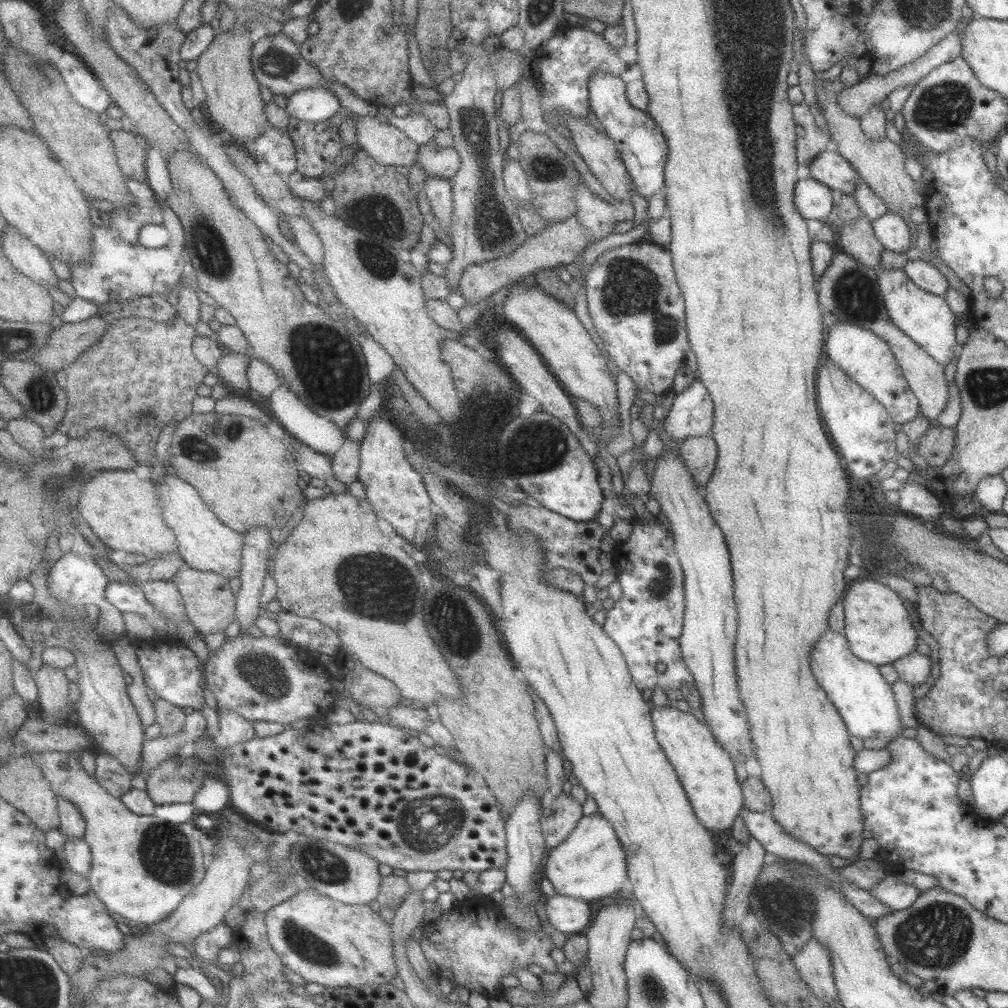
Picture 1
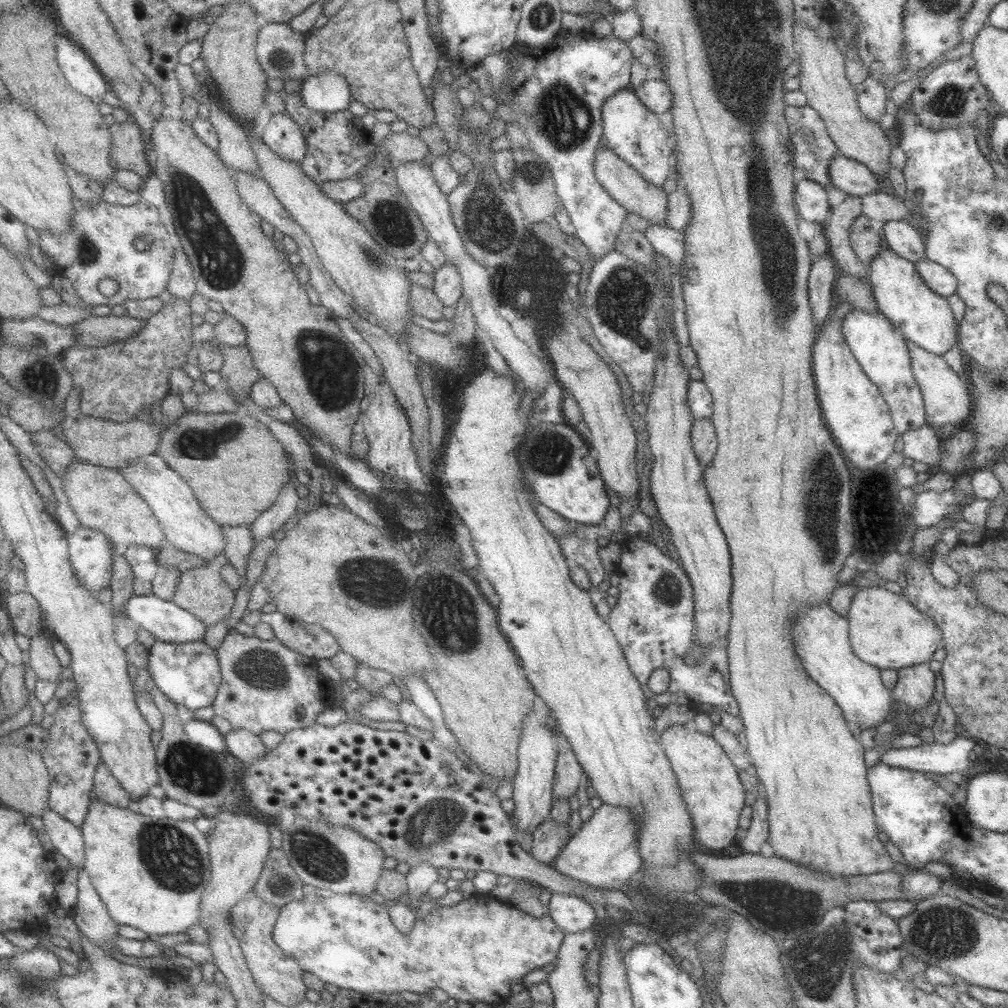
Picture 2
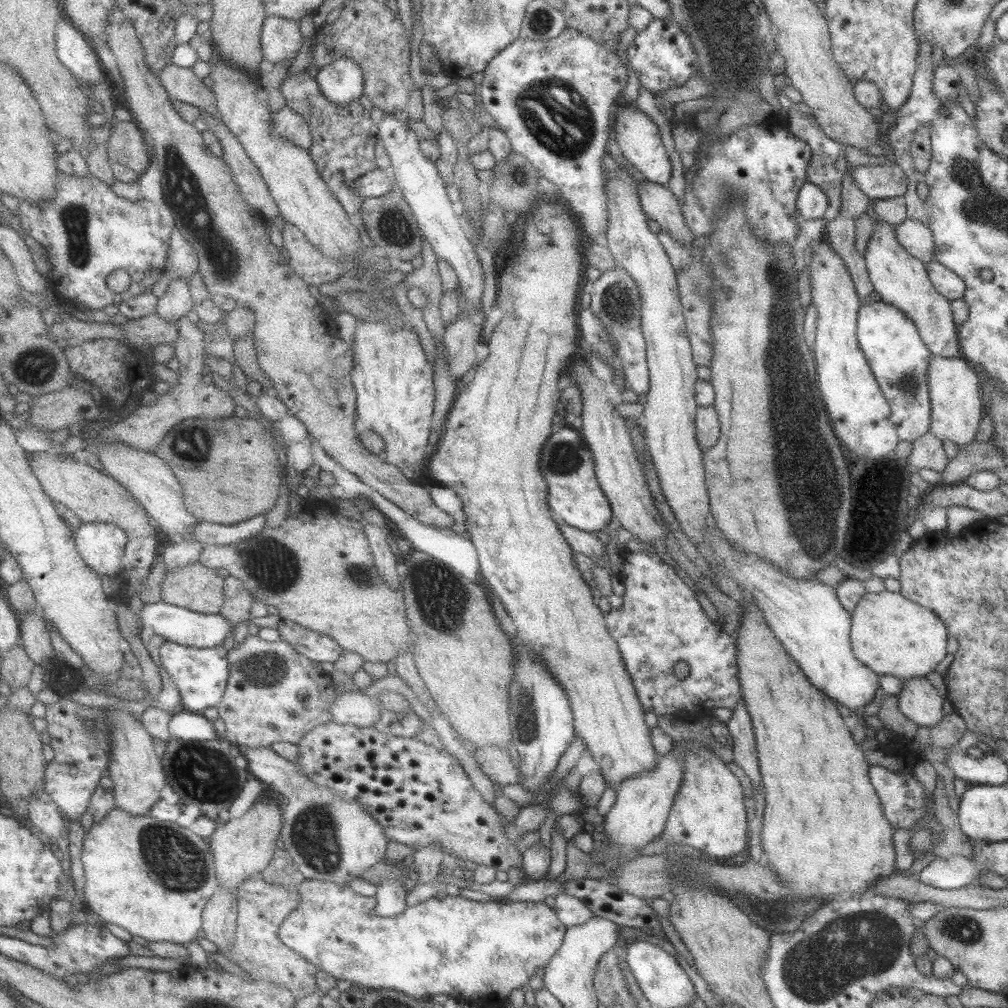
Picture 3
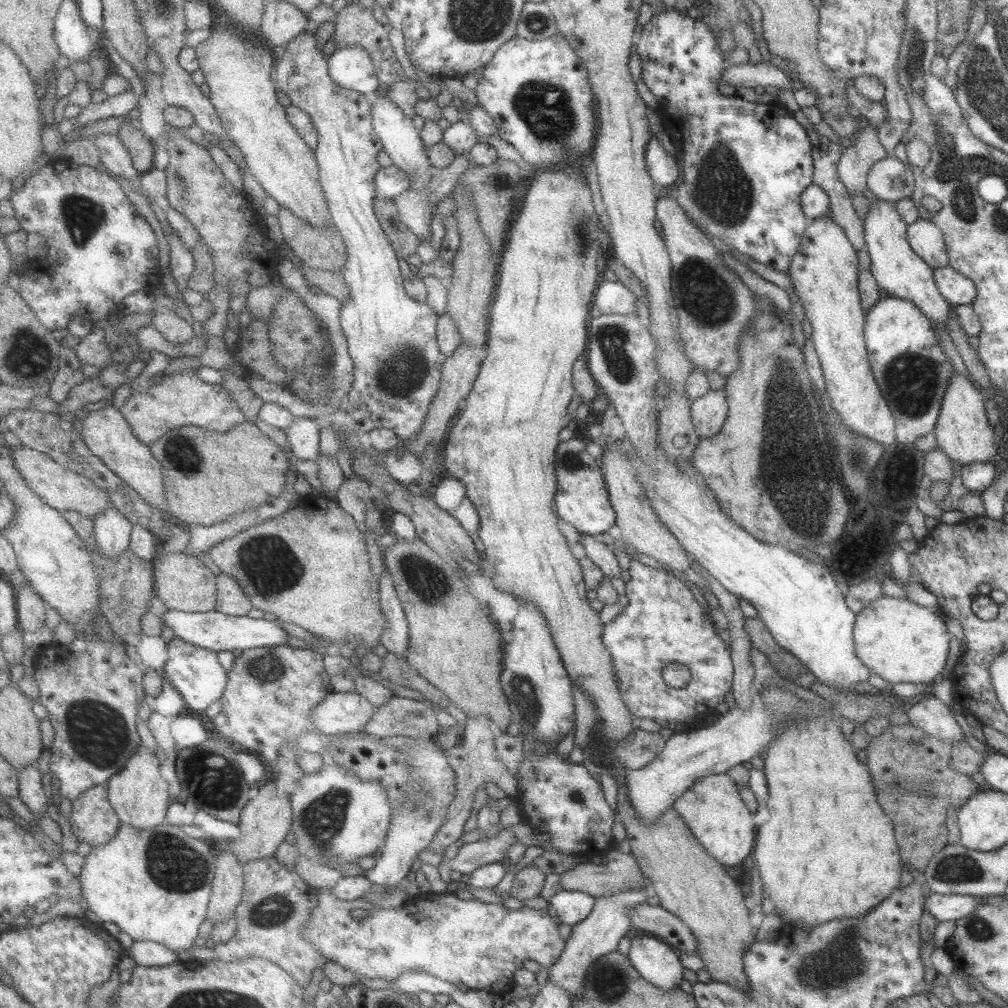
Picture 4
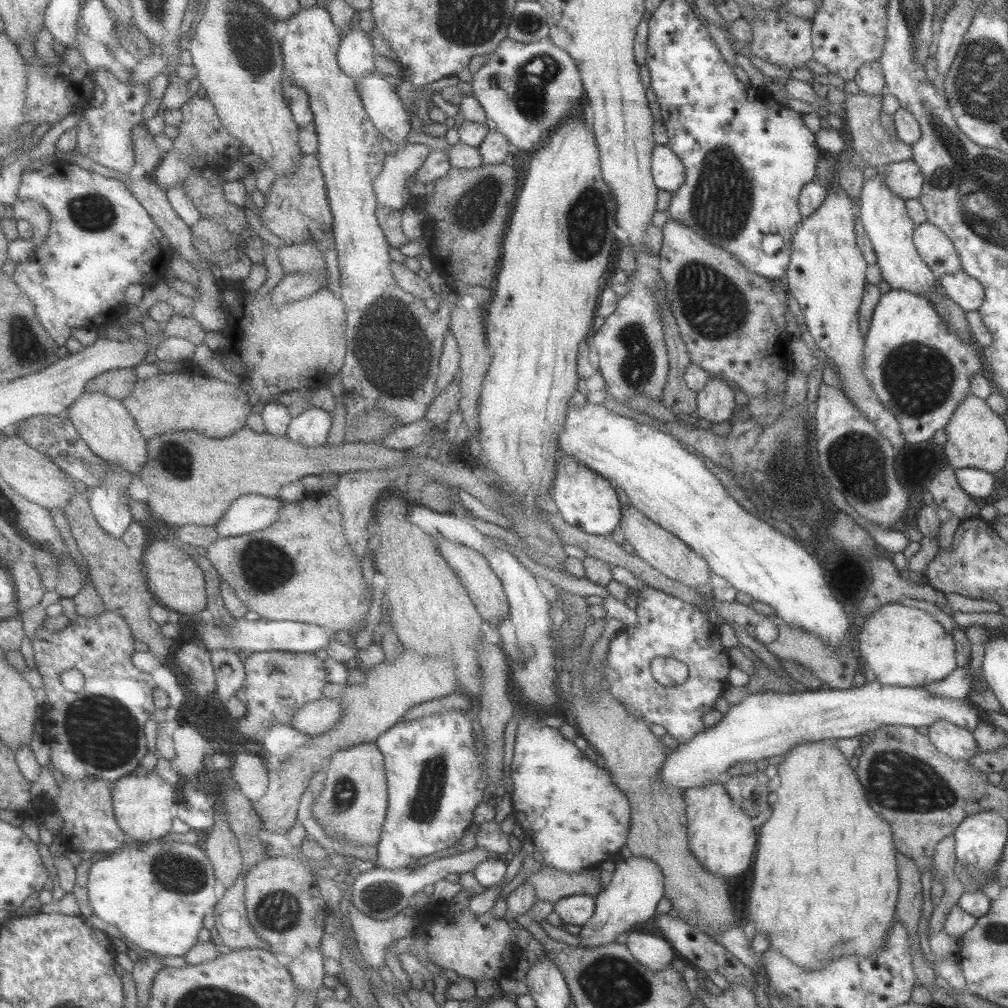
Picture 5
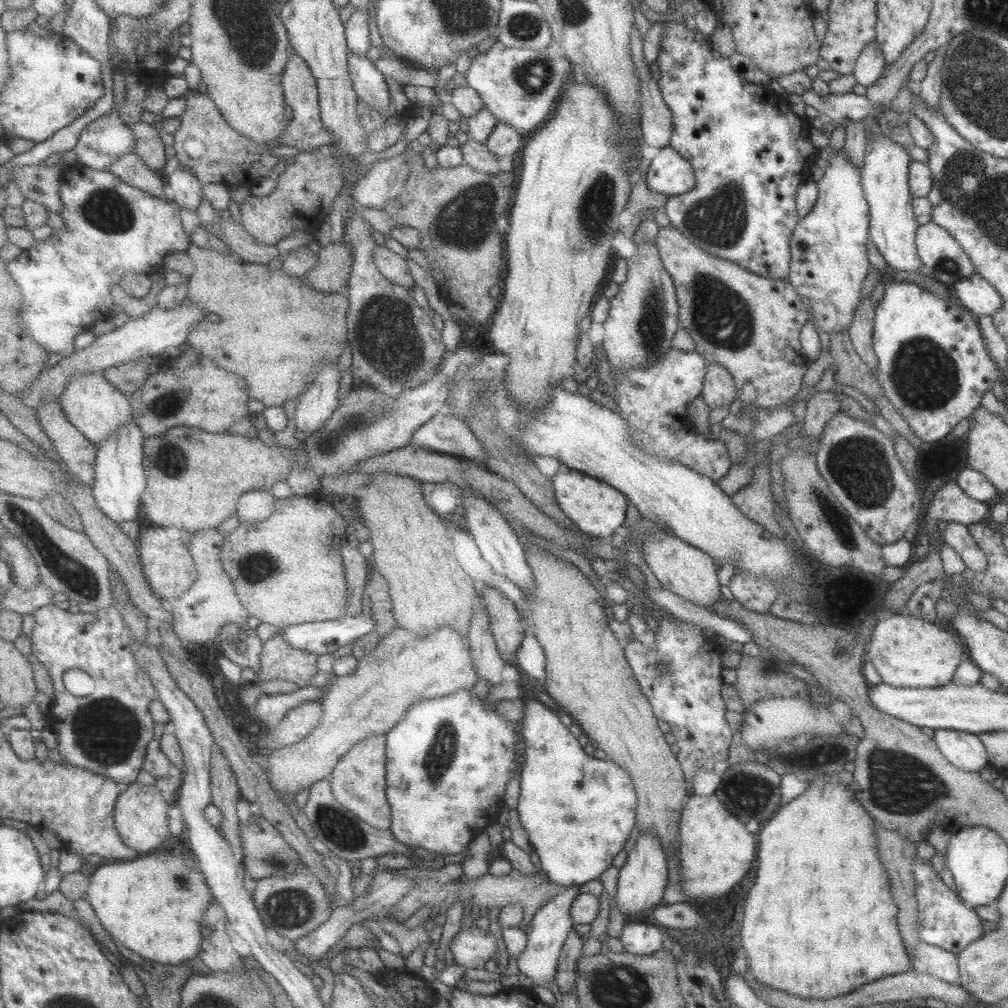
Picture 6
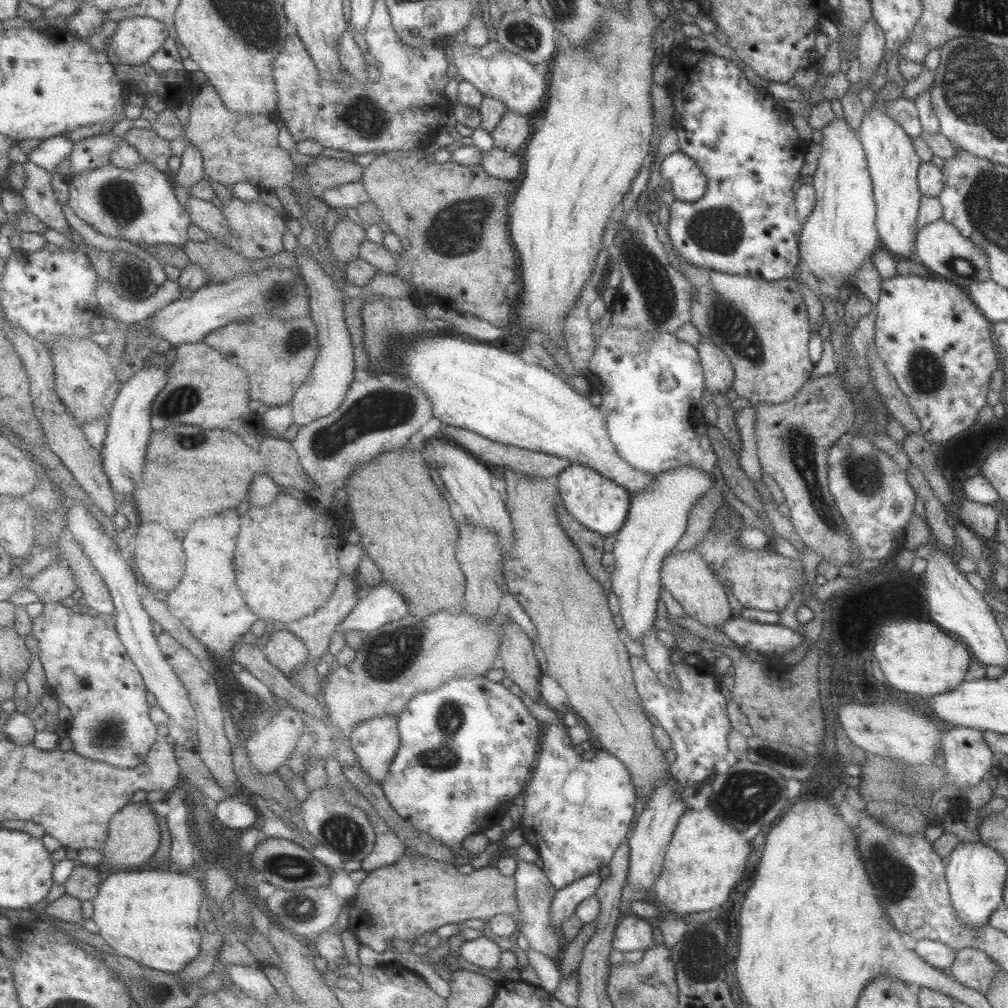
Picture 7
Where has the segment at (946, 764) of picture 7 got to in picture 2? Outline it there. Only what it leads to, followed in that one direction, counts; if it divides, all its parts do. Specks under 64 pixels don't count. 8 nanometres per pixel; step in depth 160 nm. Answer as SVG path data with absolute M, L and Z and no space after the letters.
M915 664L897 670L897 683L891 690L892 699L905 704L912 712L917 712L933 700L934 678L929 664Z

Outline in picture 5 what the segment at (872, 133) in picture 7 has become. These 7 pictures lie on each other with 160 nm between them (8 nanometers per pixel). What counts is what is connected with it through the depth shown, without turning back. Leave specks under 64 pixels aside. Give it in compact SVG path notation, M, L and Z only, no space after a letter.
M878 170L868 172L863 180L860 201L857 204L857 218L870 240L881 279L891 289L911 292L929 300L929 293L938 285L931 269L920 259L915 250L912 241L915 224L907 216L904 199L893 195L885 187L881 174L877 174L876 171Z

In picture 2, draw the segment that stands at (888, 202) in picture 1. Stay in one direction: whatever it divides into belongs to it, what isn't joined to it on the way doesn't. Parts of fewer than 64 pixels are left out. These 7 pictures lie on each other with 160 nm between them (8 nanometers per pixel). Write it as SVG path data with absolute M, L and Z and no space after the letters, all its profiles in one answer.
M794 25L795 58L799 59L799 90L806 96L807 105L818 112L823 120L830 140L837 146L840 156L863 164L877 181L888 176L889 151L894 144L894 136L882 130L878 123L869 121L858 109L855 87L844 73L843 53L839 52L833 39L820 40L810 27Z

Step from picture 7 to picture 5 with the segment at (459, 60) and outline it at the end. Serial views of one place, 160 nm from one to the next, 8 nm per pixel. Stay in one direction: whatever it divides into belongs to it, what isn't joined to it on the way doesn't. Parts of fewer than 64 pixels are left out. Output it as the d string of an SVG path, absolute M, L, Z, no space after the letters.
M505 37L505 40L500 44L500 47L490 56L486 58L485 63L481 68L473 74L472 85L474 86L474 97L484 106L488 114L488 125L493 132L500 132L508 138L509 144L513 144L516 150L521 152L533 153L537 149L541 149L545 145L545 141L549 139L549 135L570 118L570 116L578 116L580 112L584 112L584 88L580 79L578 68L575 66L575 61L569 56L565 49L559 48L553 44L549 37L539 39L537 42L520 43L516 40L511 40Z

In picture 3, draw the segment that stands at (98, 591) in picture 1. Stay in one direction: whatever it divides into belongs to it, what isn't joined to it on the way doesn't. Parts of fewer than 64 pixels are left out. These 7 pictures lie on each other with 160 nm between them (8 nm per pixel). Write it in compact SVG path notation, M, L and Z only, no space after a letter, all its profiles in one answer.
M83 523L76 531L76 543L85 562L100 576L121 575L126 567L128 533L116 524Z

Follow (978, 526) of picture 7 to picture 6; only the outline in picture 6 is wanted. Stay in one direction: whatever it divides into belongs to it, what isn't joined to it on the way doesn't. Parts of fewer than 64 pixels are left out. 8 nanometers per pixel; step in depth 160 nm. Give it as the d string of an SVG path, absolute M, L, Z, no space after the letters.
M950 481L935 492L927 506L925 535L929 536L936 520L968 525L981 523L989 514L990 506L969 498L956 481Z

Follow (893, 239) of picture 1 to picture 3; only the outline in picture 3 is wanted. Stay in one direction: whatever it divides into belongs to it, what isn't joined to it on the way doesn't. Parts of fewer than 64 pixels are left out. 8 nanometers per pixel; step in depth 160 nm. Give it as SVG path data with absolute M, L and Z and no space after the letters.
M905 219L893 227L897 242L913 257L926 263L933 256L933 234L916 220Z

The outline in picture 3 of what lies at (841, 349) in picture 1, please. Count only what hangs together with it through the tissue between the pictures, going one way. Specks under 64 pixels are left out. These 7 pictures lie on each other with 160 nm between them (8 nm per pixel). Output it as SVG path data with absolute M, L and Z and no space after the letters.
M883 301L869 302L858 308L856 316L856 339L863 351L865 360L878 384L879 390L890 408L890 422L895 428L899 440L911 442L930 428L930 400L927 388L926 370L930 352L921 339L915 325L900 311Z

